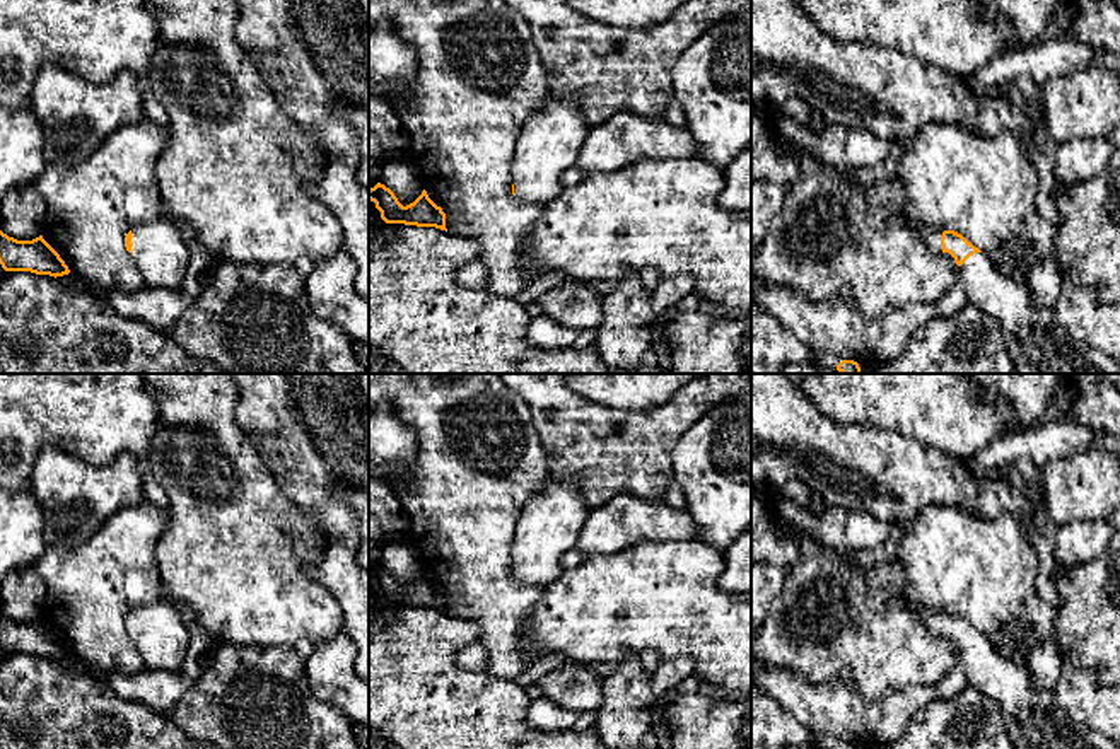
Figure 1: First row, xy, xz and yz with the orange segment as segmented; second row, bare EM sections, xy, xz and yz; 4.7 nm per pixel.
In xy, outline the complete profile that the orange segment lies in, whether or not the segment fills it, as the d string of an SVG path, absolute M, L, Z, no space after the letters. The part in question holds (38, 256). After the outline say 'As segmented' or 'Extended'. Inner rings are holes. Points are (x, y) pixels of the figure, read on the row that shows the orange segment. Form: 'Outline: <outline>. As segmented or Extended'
Outline: M0 230L0 264L5 271L31 271L36 275L63 276L70 270L60 254L43 239L17 241Z. As segmented

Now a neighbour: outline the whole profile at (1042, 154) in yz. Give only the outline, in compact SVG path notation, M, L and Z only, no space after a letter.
M751 0L751 102L772 116L796 96L820 111L828 125L866 130L898 143L912 142L930 123L960 123L985 136L1014 130L1038 171L1038 213L1055 225L1060 222L1052 196L1057 154L1047 142L1043 125L1033 125L1007 101L970 90L966 78L927 67L913 56L872 43L833 39L799 0Z

